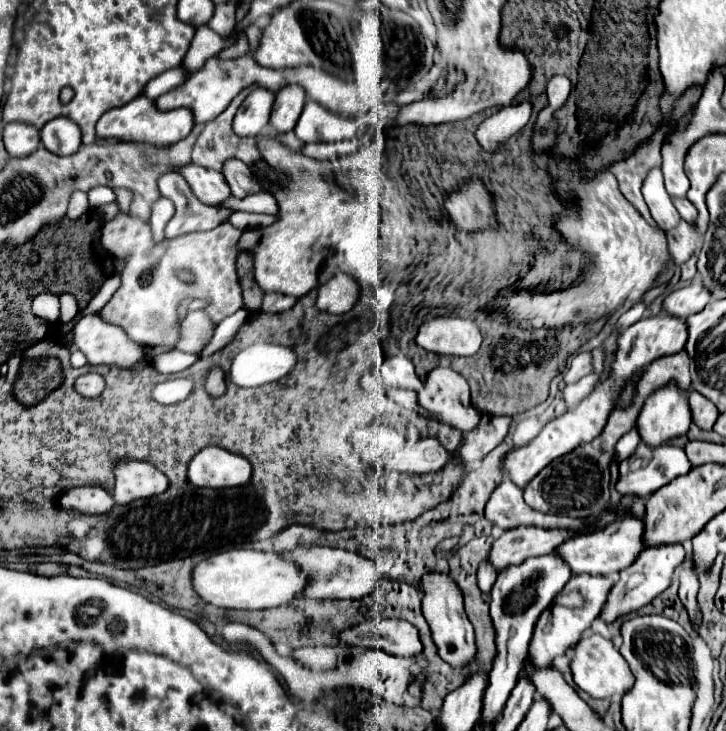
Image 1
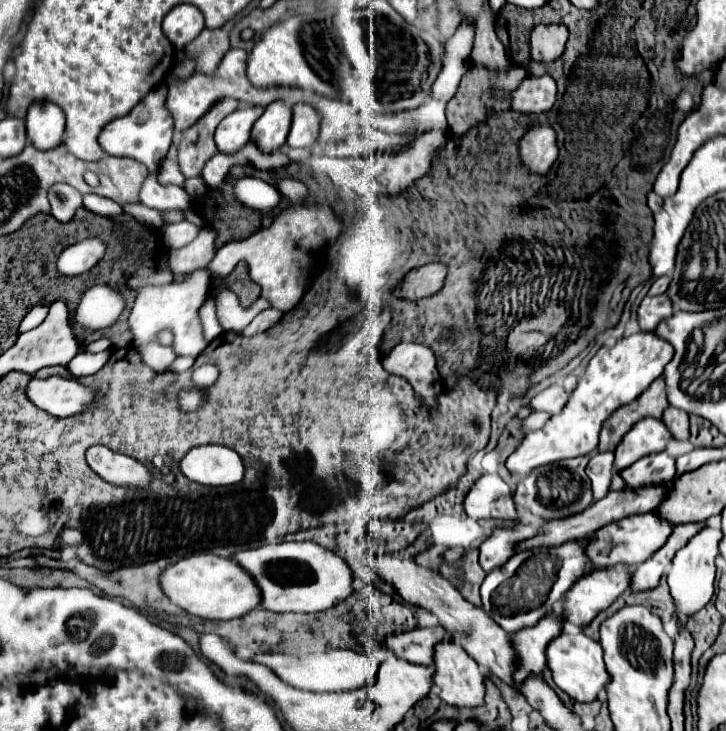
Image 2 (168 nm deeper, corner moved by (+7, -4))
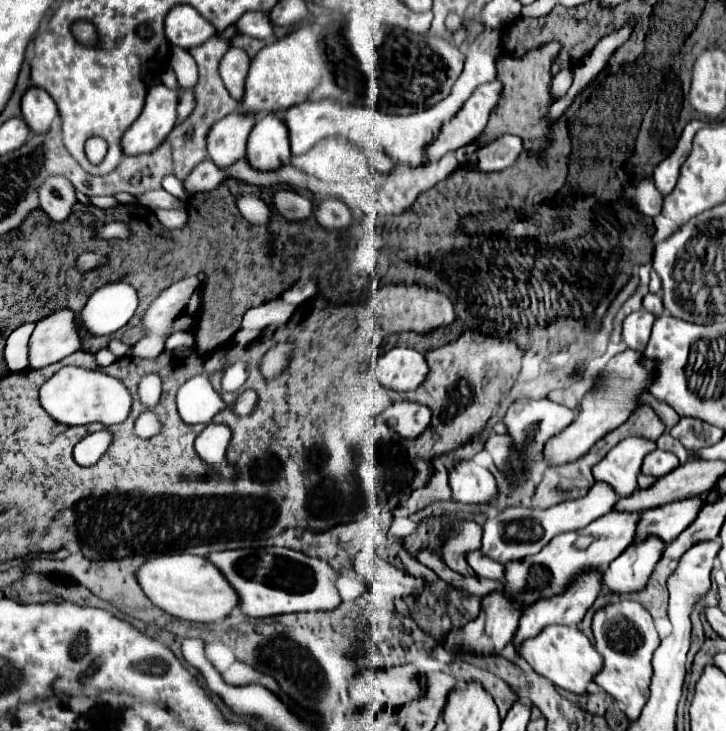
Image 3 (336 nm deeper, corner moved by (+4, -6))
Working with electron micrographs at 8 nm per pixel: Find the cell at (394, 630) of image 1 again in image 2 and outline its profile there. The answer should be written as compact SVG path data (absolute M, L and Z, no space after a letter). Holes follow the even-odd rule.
M417 608L419 611L419 627L408 632L392 632L386 636L384 646L390 650L394 656L408 660L412 664L432 664L432 654L434 646L446 638L444 628L439 625L437 617L423 608Z

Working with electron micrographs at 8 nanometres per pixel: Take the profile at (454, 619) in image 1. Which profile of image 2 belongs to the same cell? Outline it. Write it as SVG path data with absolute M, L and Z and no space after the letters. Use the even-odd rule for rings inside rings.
M448 640L448 644L440 644L440 648L436 648L434 652L434 684L438 686L440 698L446 704L454 704L454 706L478 706L482 704L484 698L484 676L480 672L480 666L476 664L476 660L472 660L472 656L468 656L468 652L460 646L456 646L452 640Z

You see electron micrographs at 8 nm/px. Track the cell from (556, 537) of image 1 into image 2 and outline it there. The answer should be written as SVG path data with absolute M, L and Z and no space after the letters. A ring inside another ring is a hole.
M644 486L644 488L638 488L638 490L618 490L618 492L608 492L608 496L604 496L602 500L596 500L590 508L586 508L584 512L576 514L576 516L568 516L564 520L546 520L536 536L528 538L528 540L522 540L520 544L516 544L516 552L524 552L528 548L540 548L540 546L560 546L560 544L566 544L568 540L584 540L588 536L592 536L598 528L610 524L610 522L616 522L616 520L622 520L622 518L628 518L632 514L644 514L644 512L652 512L662 496L666 494L666 486Z

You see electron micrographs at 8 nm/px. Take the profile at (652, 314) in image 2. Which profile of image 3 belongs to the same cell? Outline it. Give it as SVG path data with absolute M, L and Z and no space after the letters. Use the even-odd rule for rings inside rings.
M637 310L635 314L629 314L623 320L623 342L627 348L631 350L639 350L643 352L647 342L649 342L649 334L651 334L651 326L655 322L655 316L649 314L647 310Z

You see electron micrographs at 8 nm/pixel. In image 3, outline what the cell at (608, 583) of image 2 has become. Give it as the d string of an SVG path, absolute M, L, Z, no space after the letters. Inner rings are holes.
M651 536L639 546L629 546L603 570L603 582L609 590L637 592L643 590L655 564L663 556L665 542Z

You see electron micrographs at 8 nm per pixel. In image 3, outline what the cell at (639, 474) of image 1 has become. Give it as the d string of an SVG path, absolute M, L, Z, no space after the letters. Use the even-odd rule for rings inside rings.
M653 450L651 454L645 456L645 462L643 462L643 474L651 474L651 476L665 476L669 474L671 470L675 470L679 466L679 460L675 458L675 454L671 452L663 452L663 450Z

